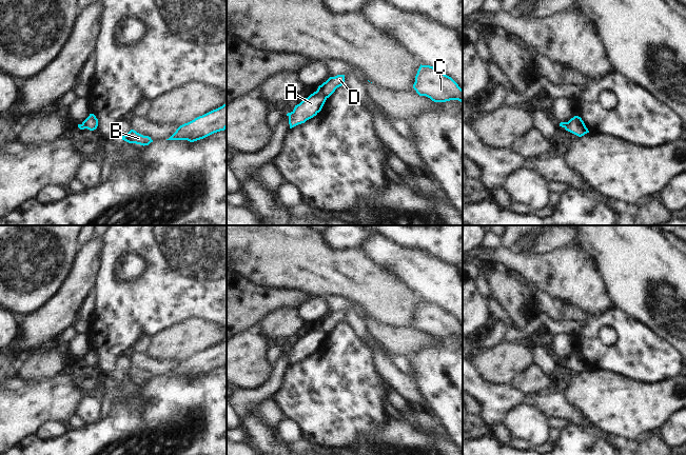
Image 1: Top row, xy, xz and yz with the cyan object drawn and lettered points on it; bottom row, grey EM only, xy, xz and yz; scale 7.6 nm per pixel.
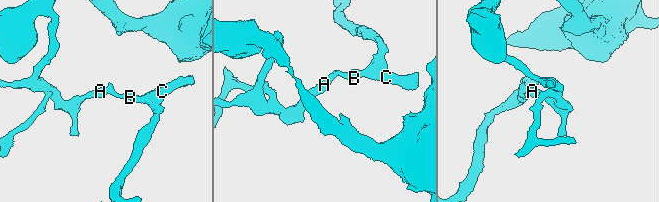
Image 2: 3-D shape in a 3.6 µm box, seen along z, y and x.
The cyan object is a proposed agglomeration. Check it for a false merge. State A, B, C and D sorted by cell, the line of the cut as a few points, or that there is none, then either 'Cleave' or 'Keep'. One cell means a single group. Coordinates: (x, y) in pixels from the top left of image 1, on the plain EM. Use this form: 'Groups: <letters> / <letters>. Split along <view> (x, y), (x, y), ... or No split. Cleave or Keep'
Groups: A / B C D. Split along xz (316, 327), (326, 334). Cleave.

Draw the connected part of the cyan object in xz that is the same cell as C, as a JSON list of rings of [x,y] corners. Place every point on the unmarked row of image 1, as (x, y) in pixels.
[[[430,301],[419,302],[413,324],[419,332],[426,332],[434,338],[458,336],[463,338],[463,325],[449,312]]]

